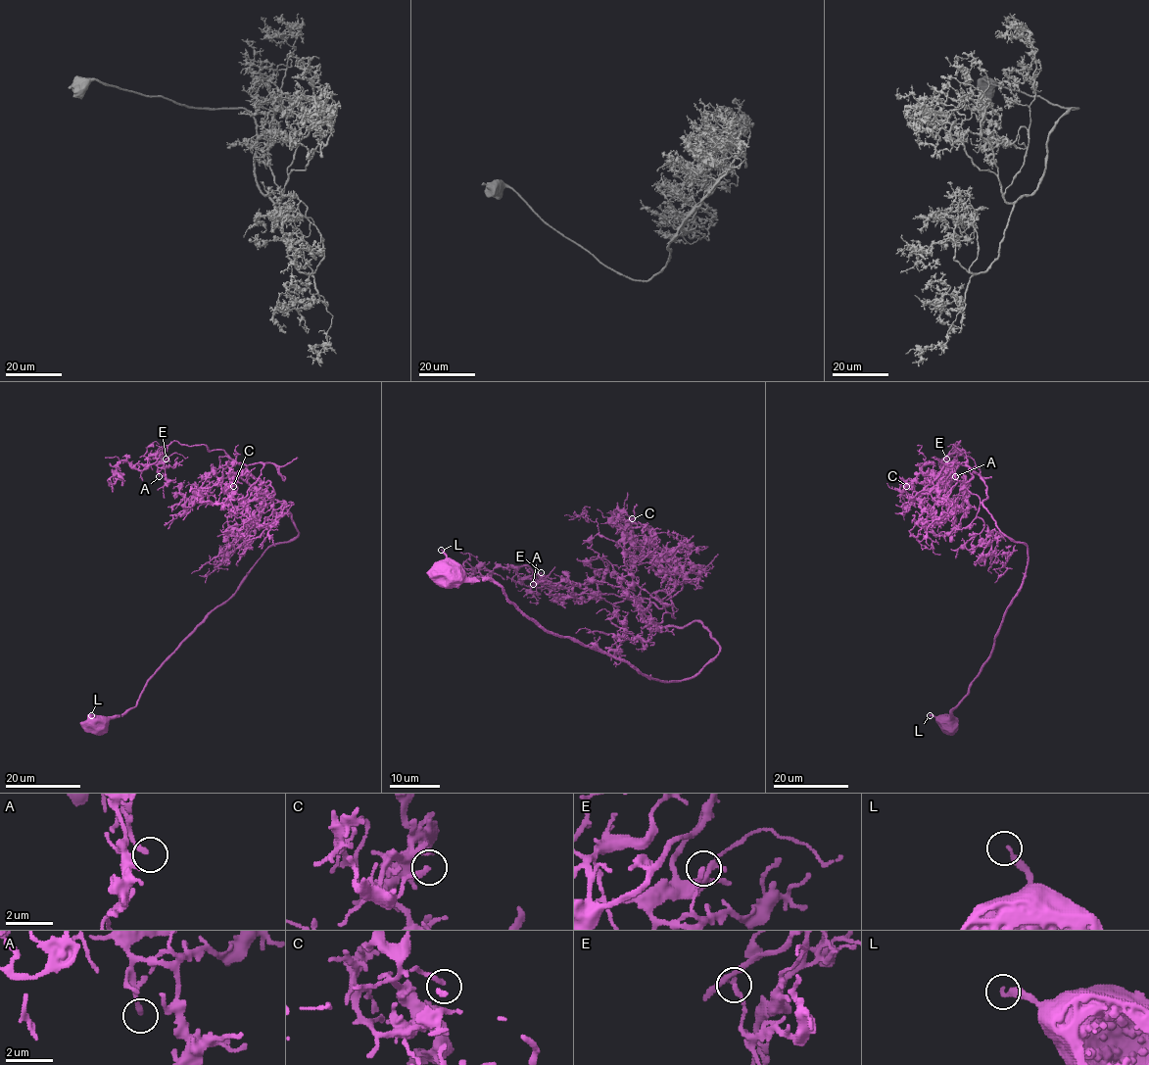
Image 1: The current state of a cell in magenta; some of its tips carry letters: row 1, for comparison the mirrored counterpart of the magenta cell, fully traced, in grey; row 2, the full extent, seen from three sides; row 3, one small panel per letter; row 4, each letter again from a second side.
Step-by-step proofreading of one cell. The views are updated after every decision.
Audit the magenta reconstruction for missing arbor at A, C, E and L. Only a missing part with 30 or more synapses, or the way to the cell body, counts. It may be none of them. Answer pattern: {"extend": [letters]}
{"extend": ["A"]}

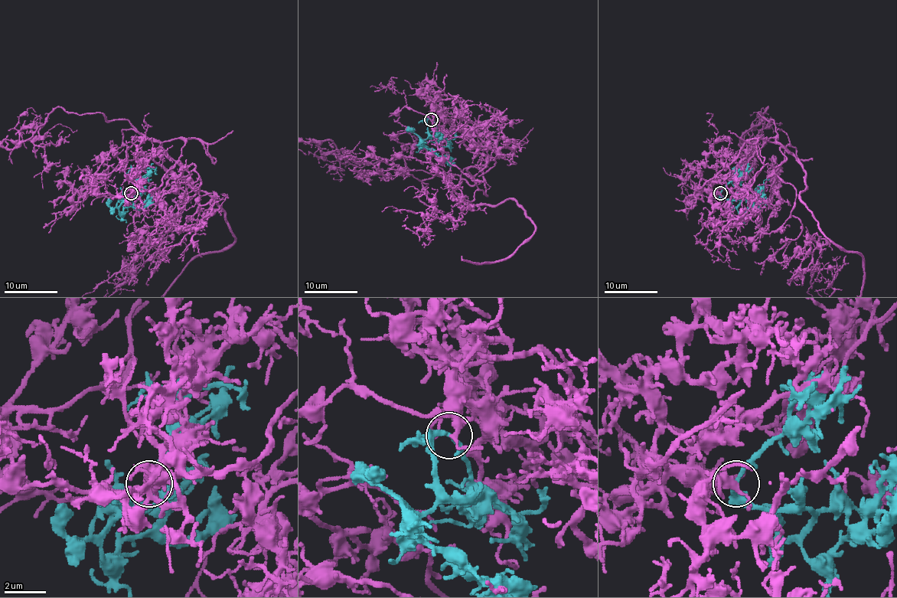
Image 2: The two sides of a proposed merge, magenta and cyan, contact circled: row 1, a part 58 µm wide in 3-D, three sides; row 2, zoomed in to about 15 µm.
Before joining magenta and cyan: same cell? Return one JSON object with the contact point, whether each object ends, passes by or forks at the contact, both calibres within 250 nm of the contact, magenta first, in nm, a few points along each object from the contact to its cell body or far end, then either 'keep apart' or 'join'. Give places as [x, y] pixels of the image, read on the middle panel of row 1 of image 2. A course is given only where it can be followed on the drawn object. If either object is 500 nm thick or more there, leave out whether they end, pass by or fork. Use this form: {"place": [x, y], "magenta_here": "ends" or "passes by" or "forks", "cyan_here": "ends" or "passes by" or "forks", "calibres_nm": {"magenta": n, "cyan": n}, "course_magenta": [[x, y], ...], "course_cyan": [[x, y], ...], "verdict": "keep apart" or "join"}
{"place": [431, 119], "magenta_here": "forks", "cyan_here": "passes by", "calibres_nm": {"magenta": 280, "cyan": 200}, "course_magenta": [[432, 119], [456, 98], [490, 159], [452, 194], [512, 199], [535, 226], [505, 258], [461, 261]], "course_cyan": [[431, 119], [427, 120], [428, 136], [422, 147], [429, 148], [451, 168]], "verdict": "keep apart"}

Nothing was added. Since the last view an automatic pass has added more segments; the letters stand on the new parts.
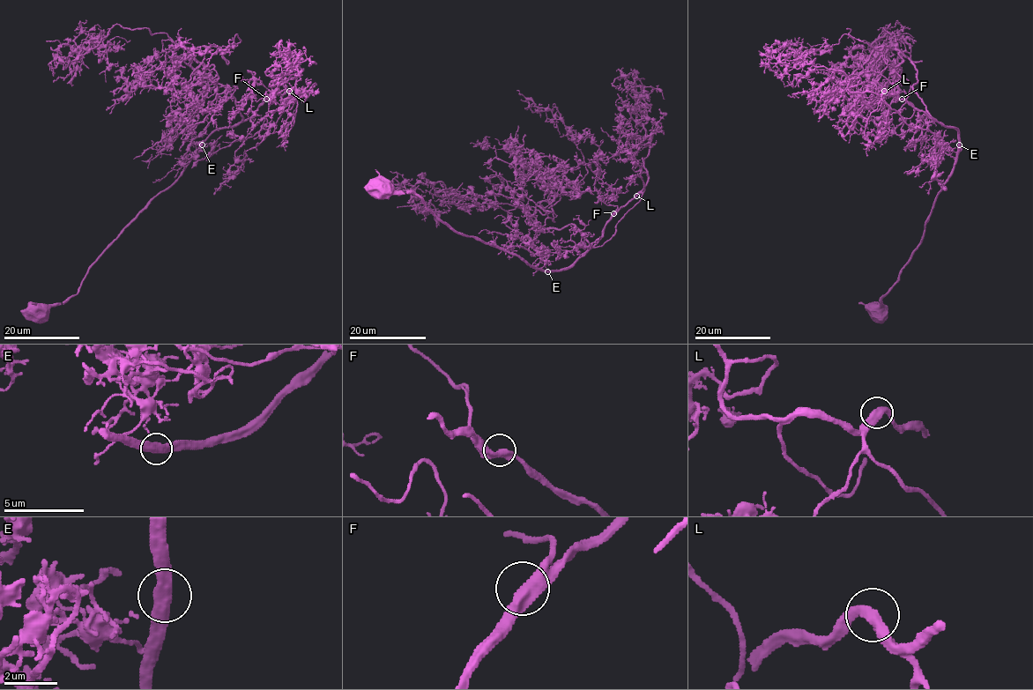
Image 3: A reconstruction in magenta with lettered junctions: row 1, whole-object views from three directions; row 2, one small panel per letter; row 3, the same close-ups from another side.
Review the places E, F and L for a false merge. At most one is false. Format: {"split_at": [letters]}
{"split_at": []}

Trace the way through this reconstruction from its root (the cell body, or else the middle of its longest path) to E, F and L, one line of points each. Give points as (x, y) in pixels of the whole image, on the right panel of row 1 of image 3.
E: (874, 312), (920, 241), (932, 202), (952, 174), (960, 145)
F: (874, 312), (920, 241), (925, 222), (952, 174), (957, 151), (959, 131), (954, 128), (943, 126), (902, 99)
L: (874, 312), (924, 235), (932, 202), (952, 174), (959, 143), (954, 128), (943, 126), (884, 91)

